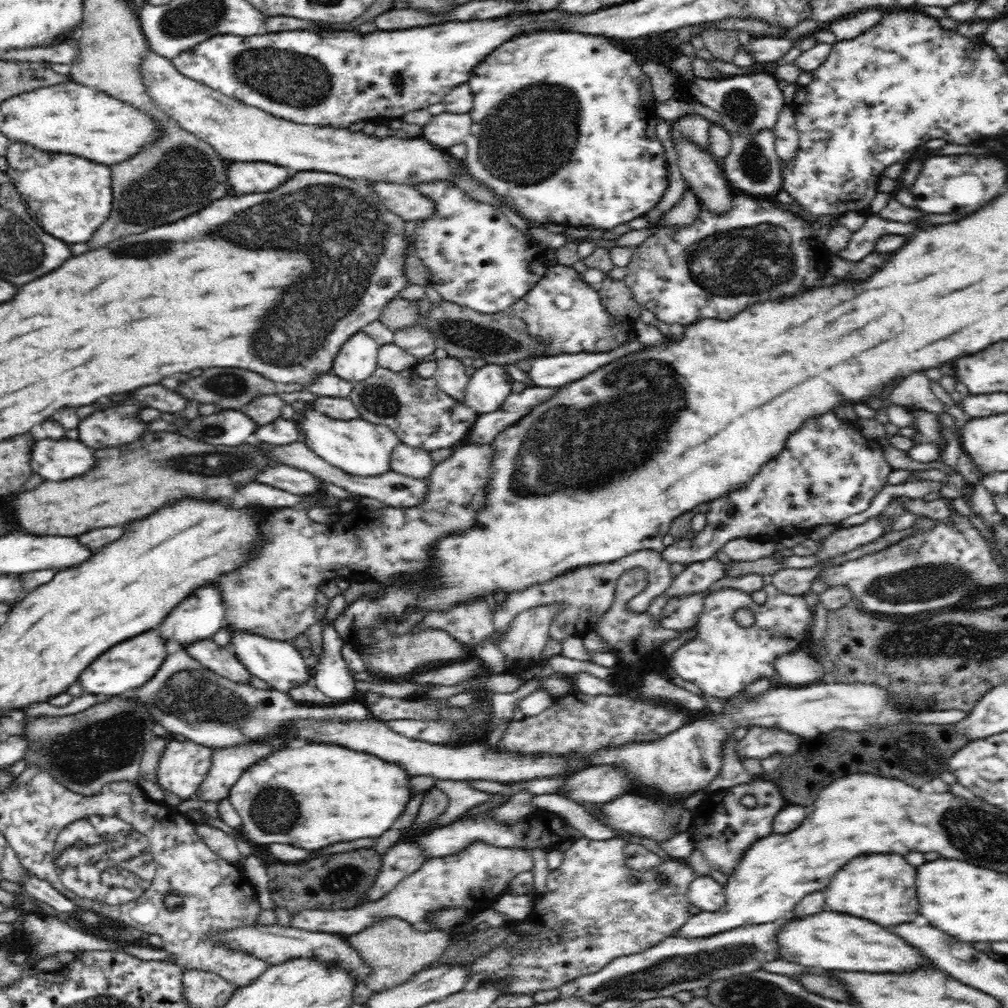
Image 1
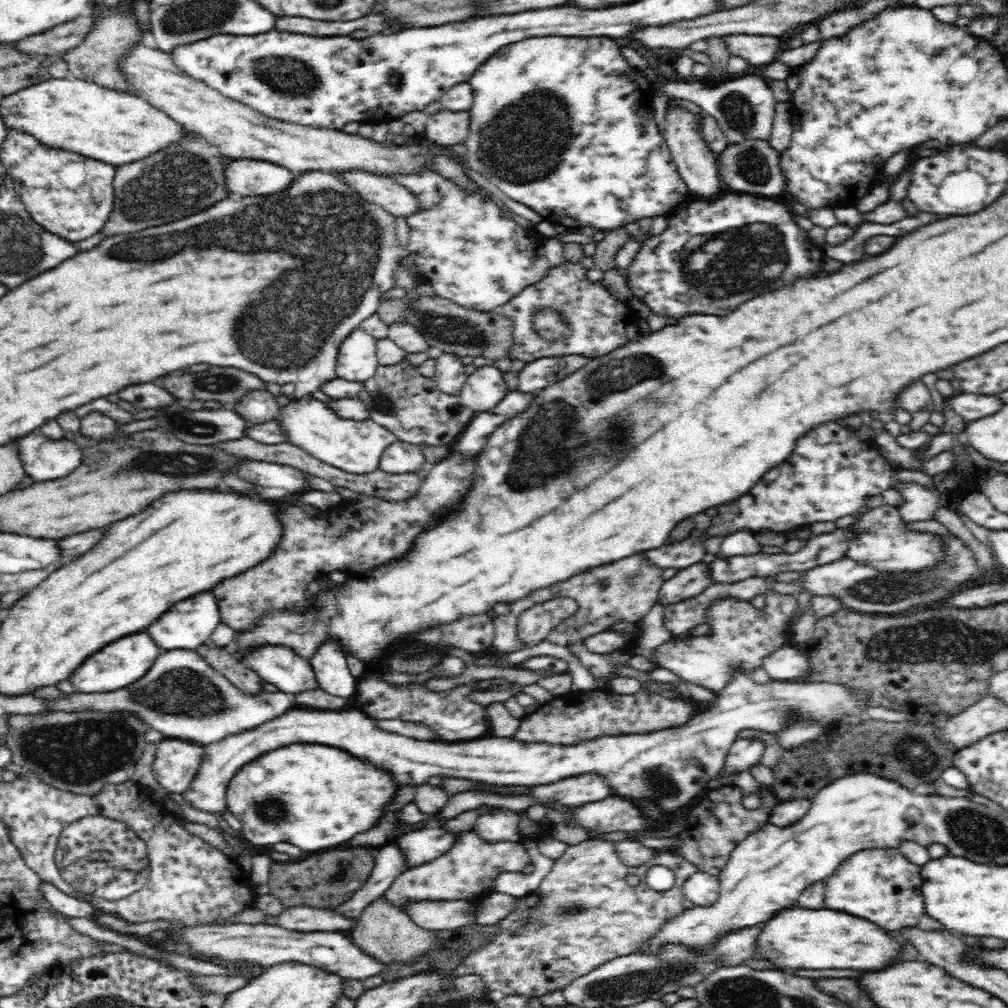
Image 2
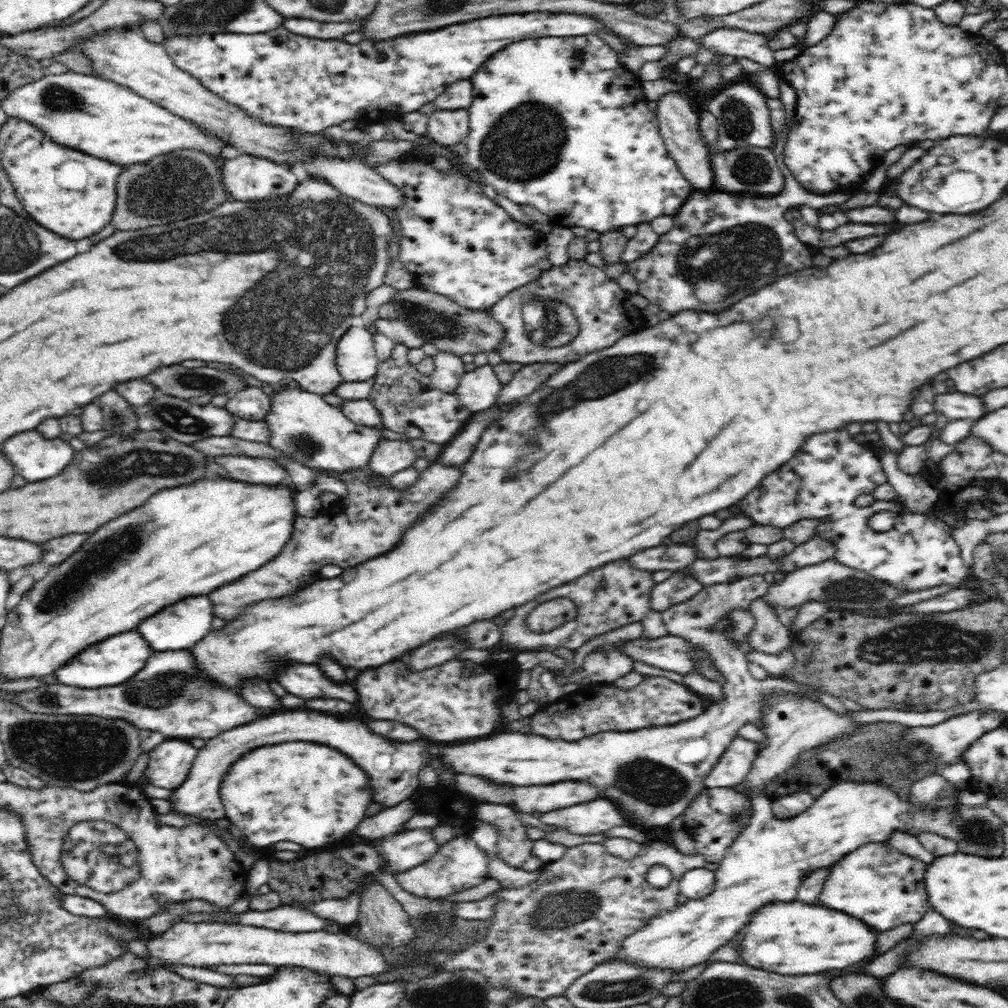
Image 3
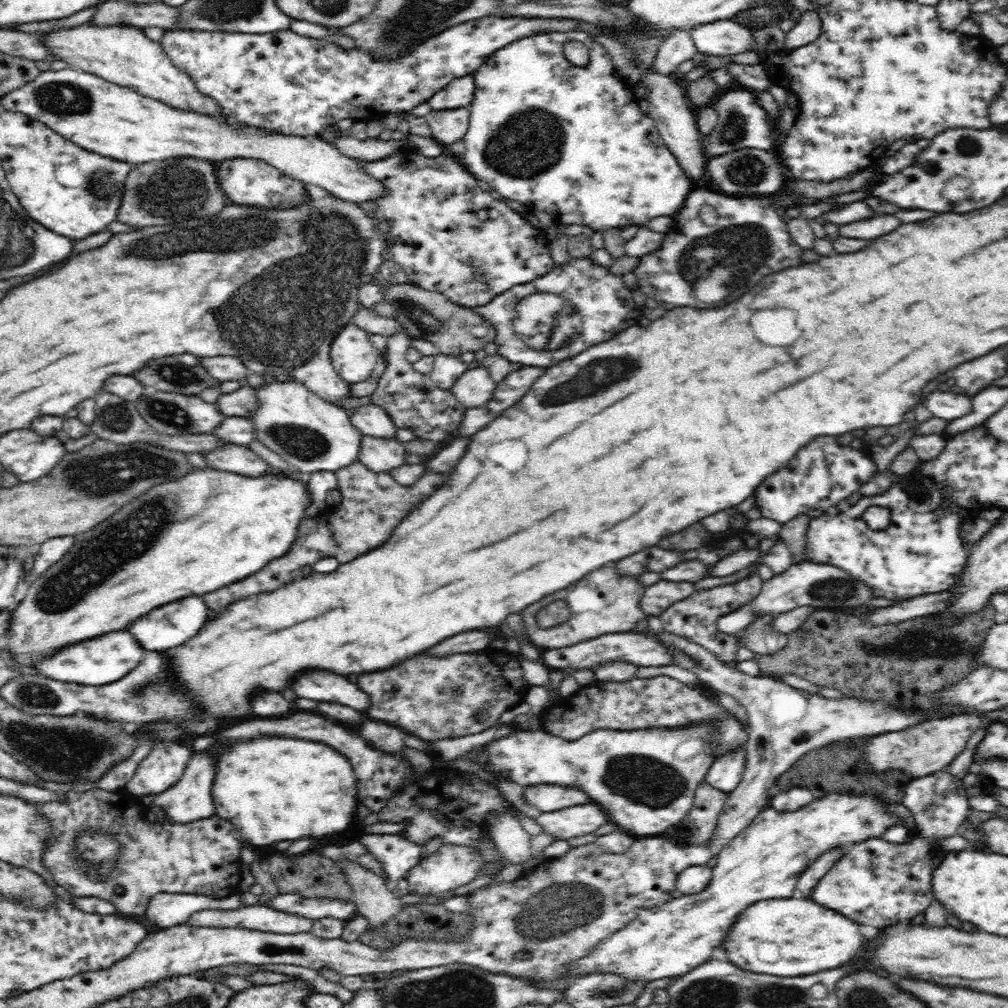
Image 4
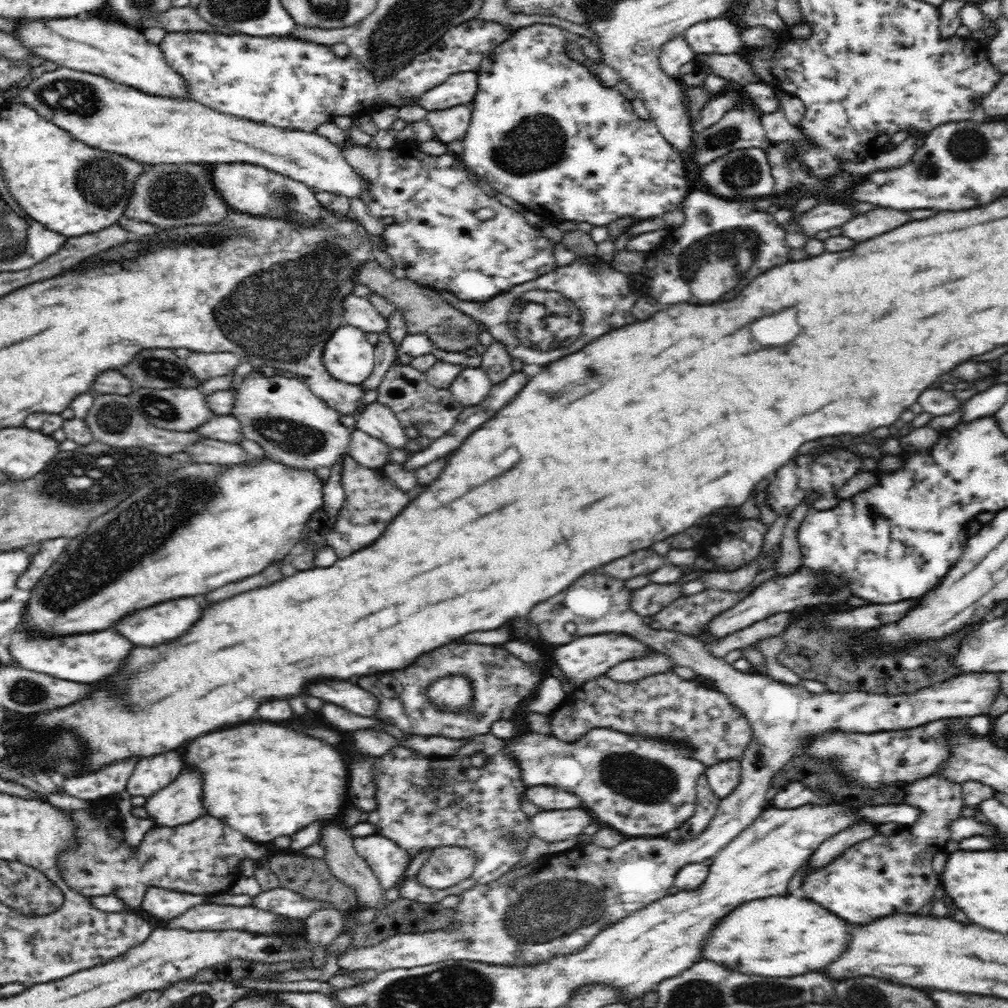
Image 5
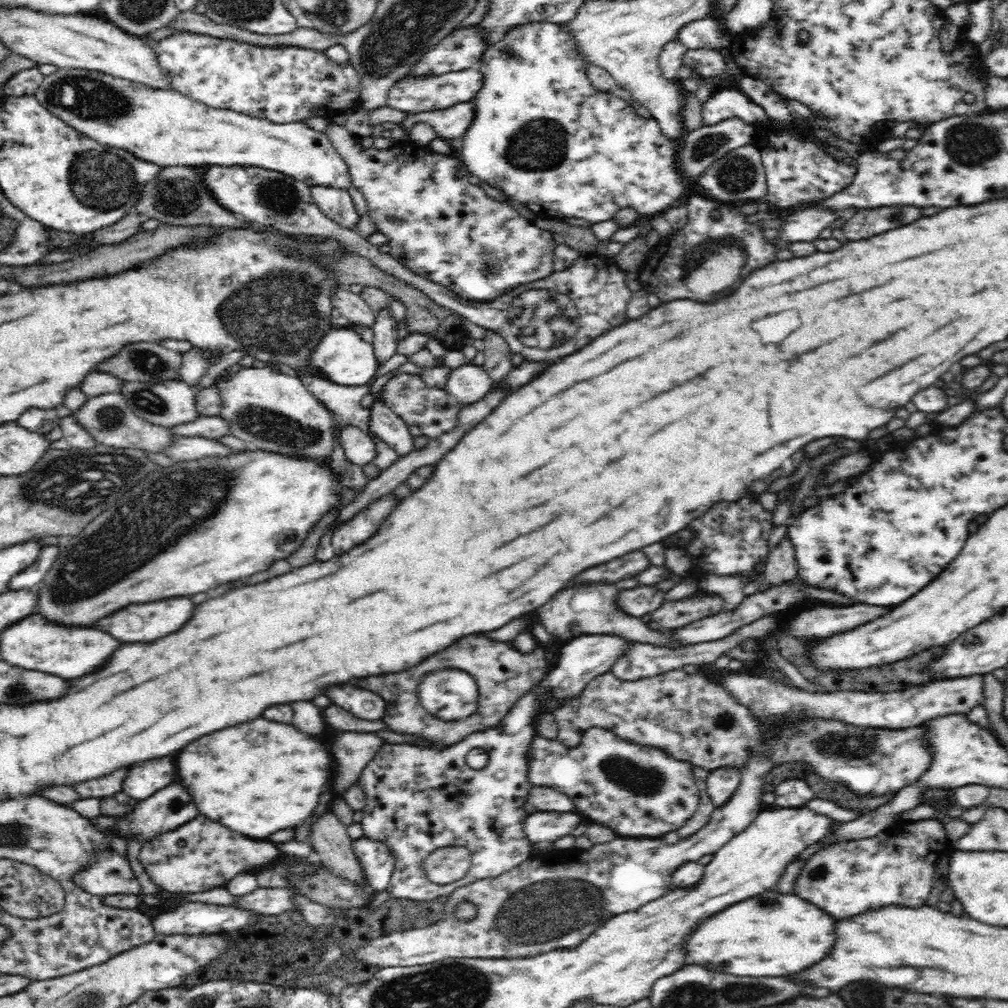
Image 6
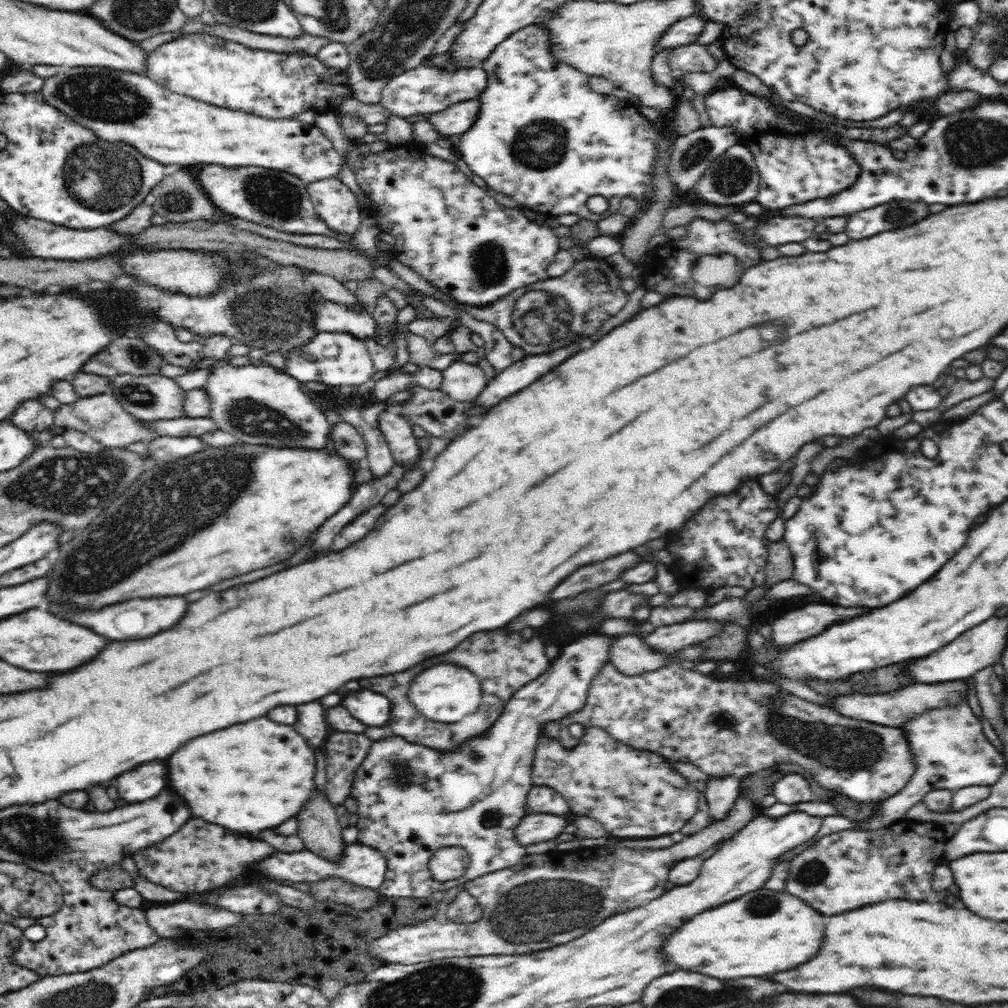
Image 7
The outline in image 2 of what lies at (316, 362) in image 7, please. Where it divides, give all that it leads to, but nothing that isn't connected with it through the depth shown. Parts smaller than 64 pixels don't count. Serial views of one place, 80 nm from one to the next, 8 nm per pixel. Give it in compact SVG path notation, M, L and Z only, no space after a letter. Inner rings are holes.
M364 329L353 330L341 342L336 358L336 376L360 384L372 378L379 367L376 341Z

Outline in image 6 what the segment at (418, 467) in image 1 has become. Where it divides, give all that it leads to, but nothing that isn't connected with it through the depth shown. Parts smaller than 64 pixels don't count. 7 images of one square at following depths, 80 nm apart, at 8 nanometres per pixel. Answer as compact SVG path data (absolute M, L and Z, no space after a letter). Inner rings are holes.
M341 425L339 439L347 460L360 467L374 463L378 450L373 437L356 426Z

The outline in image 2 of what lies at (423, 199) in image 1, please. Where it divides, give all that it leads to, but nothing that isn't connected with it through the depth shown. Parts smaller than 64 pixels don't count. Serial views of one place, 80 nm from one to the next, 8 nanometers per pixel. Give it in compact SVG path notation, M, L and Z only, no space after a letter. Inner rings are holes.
M346 171L340 175L348 187L358 191L358 194L368 200L368 202L379 205L385 211L388 211L394 218L401 216L407 219L409 216L421 211L421 204L417 200L416 195L412 195L408 188L402 186L392 177L384 177L384 175L370 173L370 171Z

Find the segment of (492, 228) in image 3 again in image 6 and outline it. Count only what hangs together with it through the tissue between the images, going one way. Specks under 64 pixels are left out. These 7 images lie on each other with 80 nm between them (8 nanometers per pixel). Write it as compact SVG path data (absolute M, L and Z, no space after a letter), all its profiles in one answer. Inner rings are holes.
M328 120L329 127L327 128L327 135L332 144L336 147L338 154L345 160L349 166L349 171L352 177L352 184L358 192L364 196L367 204L366 213L377 226L377 232L382 232L388 237L388 246L390 250L388 253L401 262L406 268L410 269L412 273L420 275L432 282L440 283L442 286L453 290L458 296L463 299L472 299L480 302L490 302L498 298L502 294L510 293L512 289L517 286L524 285L527 282L534 282L540 278L546 278L549 274L555 271L555 248L556 244L552 239L552 233L547 230L542 230L534 225L534 222L526 220L518 211L512 208L511 205L500 203L495 199L490 198L484 190L478 185L472 185L468 182L467 172L464 165L460 162L458 156L453 154L438 154L431 151L424 151L420 156L414 156L410 150L405 150L400 146L395 146L389 149L376 149L371 146L364 148L360 141L351 132L346 130L344 126L339 126Z

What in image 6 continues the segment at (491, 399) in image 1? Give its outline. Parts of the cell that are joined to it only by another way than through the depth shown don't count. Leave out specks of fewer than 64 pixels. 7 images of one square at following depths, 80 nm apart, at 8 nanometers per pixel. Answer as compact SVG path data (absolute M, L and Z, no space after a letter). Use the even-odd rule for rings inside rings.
M468 364L451 370L444 390L466 406L483 400L494 387L492 384L482 366Z

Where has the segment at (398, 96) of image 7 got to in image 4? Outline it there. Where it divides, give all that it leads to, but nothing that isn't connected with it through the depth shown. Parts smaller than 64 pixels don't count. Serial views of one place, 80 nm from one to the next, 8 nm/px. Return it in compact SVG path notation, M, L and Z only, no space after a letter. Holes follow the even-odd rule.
M464 76L464 78L456 78L434 94L429 100L429 105L433 110L452 110L452 108L462 108L468 106L472 102L474 96L474 78L472 76Z

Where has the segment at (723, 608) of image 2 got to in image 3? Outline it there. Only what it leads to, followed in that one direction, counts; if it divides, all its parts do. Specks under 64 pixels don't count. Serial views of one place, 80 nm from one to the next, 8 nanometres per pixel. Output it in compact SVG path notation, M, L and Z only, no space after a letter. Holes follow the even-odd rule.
M732 608L730 612L718 618L720 619L728 620L726 630L722 630L722 633L729 644L738 645L738 649L742 649L744 654L755 651L749 646L749 635L753 631L756 619L749 608ZM668 634L657 639L639 639L620 643L617 650L623 650L633 660L656 666L680 675L704 675L704 670L716 670L716 664L706 648L693 642L675 639Z

